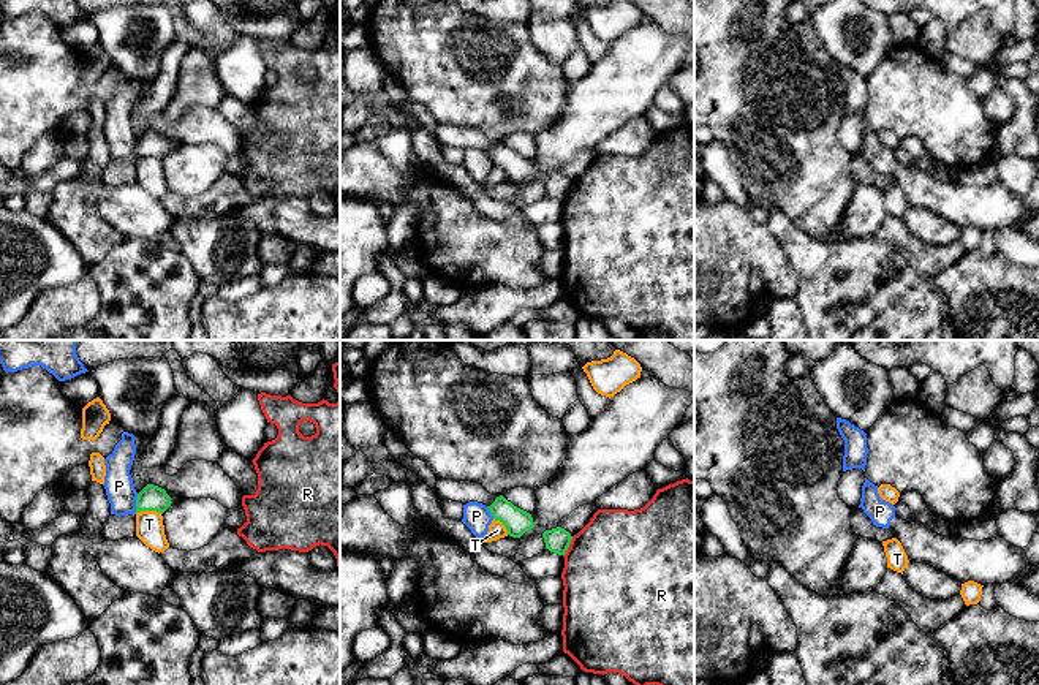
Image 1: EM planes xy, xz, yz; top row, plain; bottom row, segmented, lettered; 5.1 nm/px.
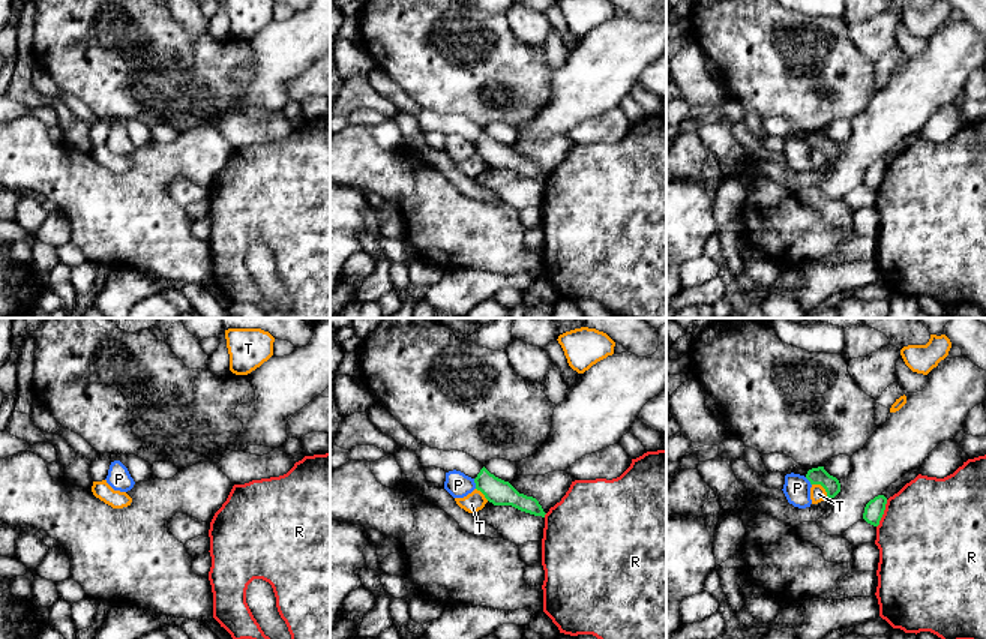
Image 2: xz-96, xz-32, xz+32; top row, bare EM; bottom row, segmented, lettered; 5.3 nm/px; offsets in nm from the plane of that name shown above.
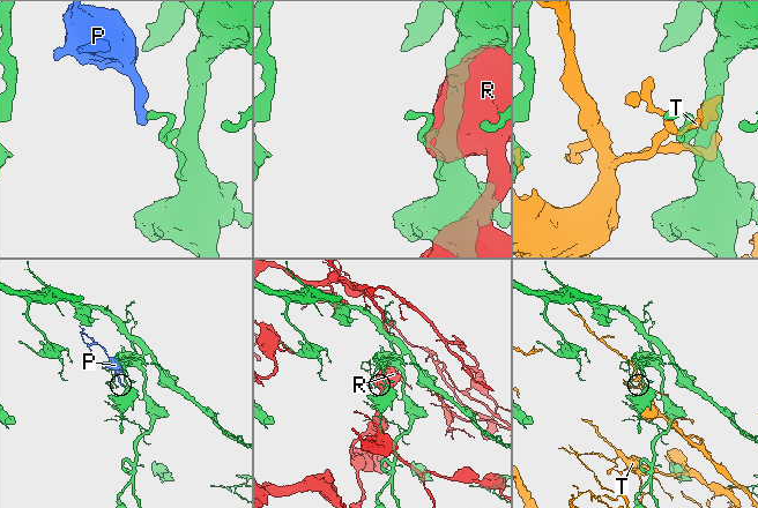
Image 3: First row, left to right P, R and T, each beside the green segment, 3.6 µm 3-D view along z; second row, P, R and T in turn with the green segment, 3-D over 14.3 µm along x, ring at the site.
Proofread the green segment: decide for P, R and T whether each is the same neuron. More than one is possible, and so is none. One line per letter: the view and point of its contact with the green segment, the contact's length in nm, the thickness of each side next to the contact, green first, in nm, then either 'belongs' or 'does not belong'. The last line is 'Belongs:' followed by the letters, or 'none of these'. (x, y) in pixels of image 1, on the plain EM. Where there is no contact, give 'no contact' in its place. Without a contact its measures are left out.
P: contact xy (136, 149); length 100 nm; calibres 130 and 150 nm; does not belong
R: contact xz (568, 192); length 120 nm; calibres 130 and 500 nm; does not belong
T: contact xy (149, 155); length 140 nm; calibres 130 and 140 nm; does not belong
Belongs: none of these

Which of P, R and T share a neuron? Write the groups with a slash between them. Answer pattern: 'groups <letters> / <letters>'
groups P / R / T

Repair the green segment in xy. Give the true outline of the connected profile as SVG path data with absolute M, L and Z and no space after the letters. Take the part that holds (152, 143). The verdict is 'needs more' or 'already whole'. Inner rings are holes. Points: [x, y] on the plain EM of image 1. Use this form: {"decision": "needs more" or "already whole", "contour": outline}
{"decision": "already whole", "contour": "M147 130L136 144L136 158L141 157L157 157L164 158L171 152L171 142L166 139L164 134Z"}

